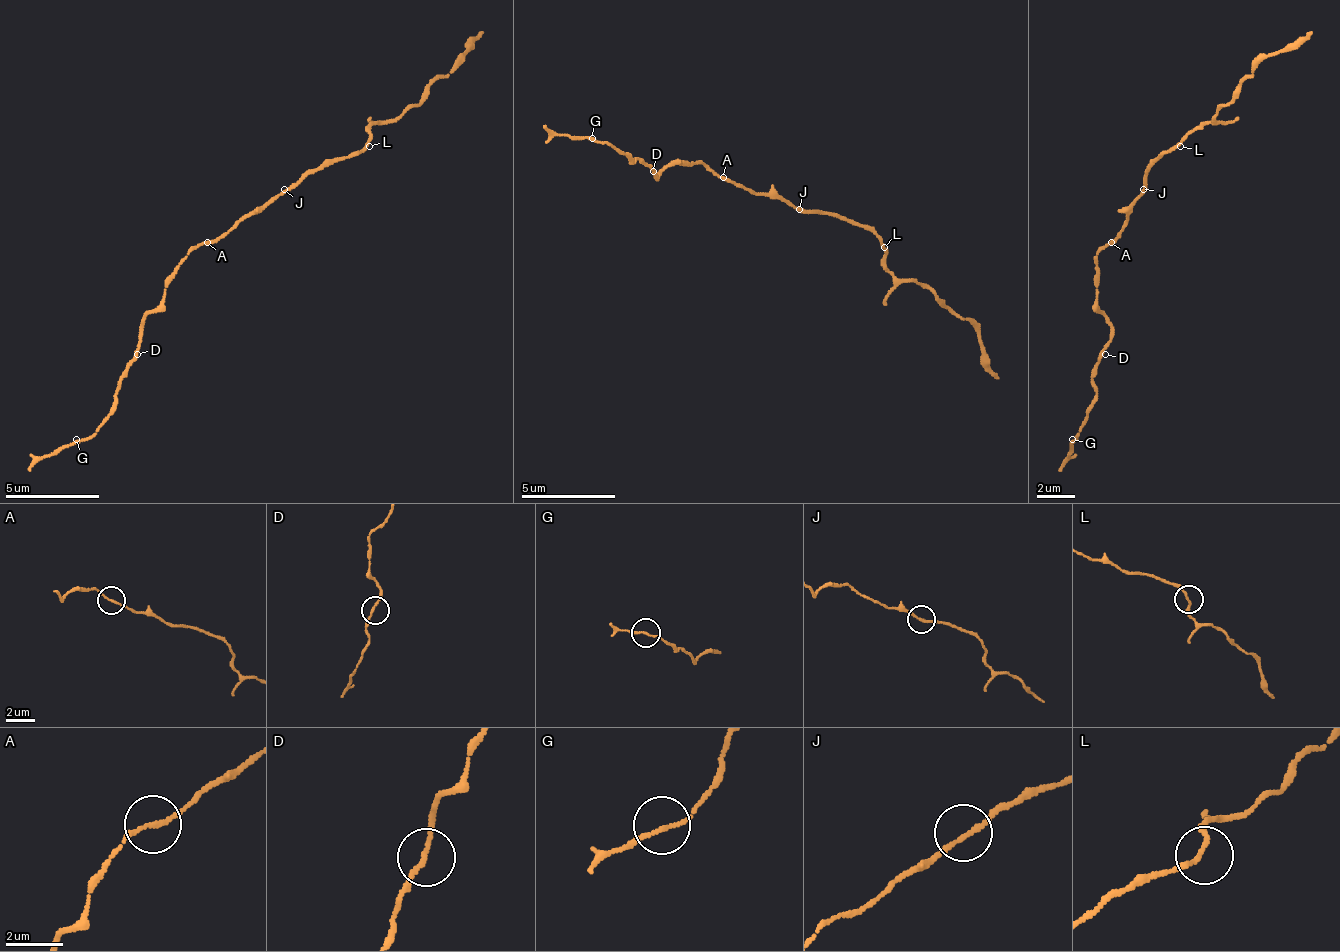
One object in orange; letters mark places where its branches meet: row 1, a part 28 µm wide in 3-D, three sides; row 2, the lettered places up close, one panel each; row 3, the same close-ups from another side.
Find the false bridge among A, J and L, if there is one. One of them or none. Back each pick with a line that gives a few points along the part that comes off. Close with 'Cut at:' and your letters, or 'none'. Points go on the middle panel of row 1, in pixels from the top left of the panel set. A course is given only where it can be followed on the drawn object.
Cut at: none

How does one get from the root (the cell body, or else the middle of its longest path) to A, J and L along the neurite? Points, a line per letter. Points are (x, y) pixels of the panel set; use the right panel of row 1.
A: (1128, 213), (1128, 222), (1119, 231), (1119, 236), (1109, 241)
J: (1128, 213), (1133, 198), (1143, 189)
L: (1128, 213), (1128, 208), (1143, 194), (1143, 179), (1147, 170), (1166, 151), (1176, 151), (1180, 146)

